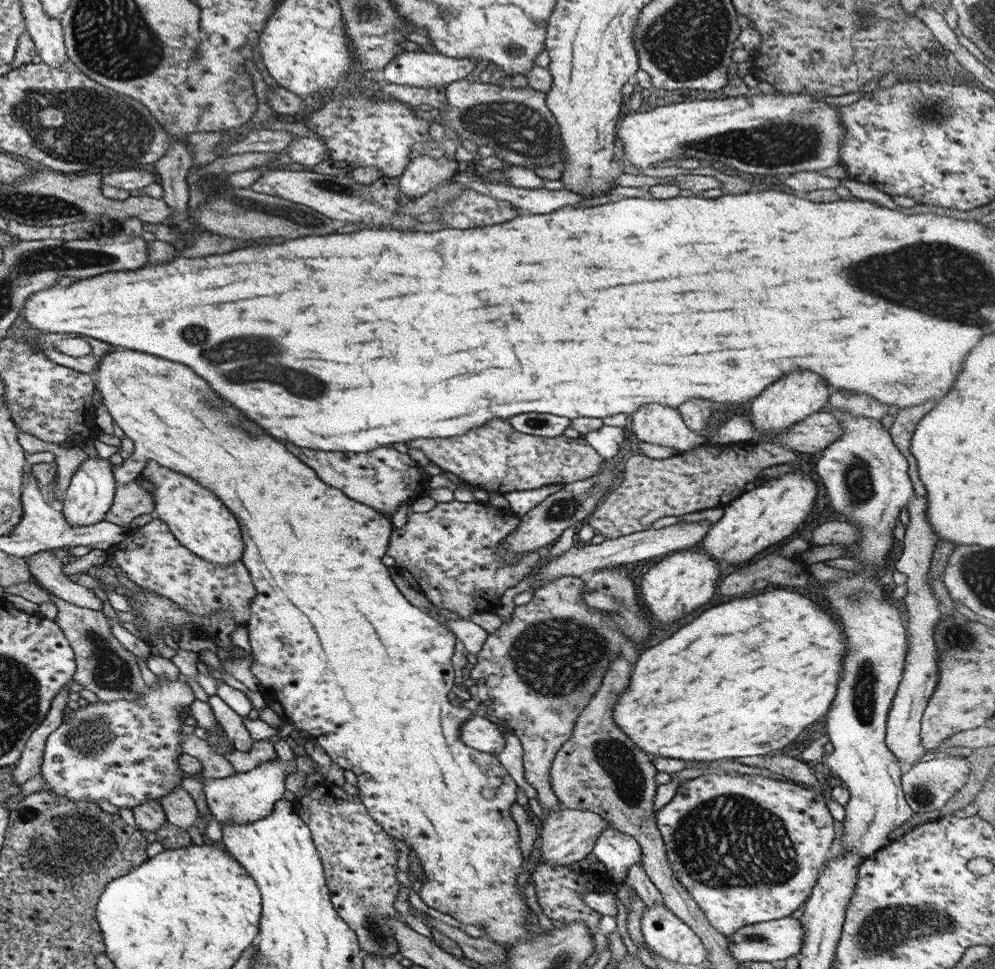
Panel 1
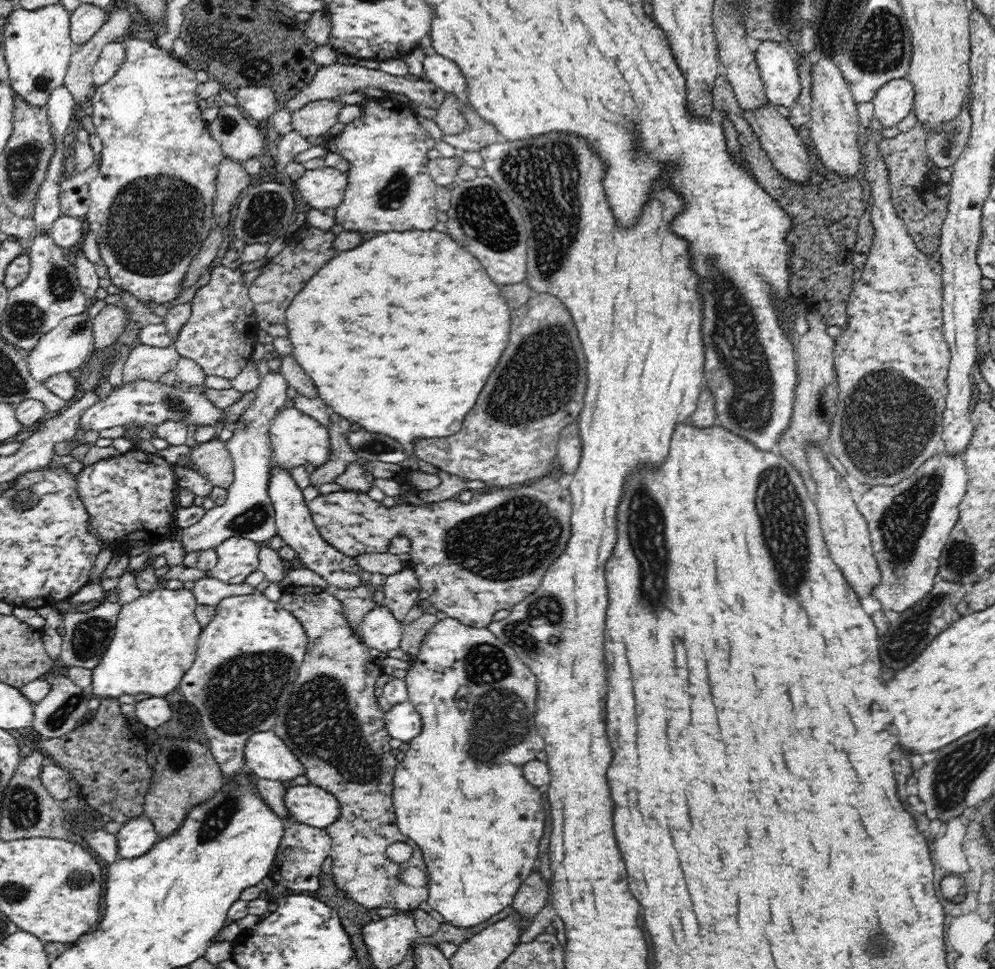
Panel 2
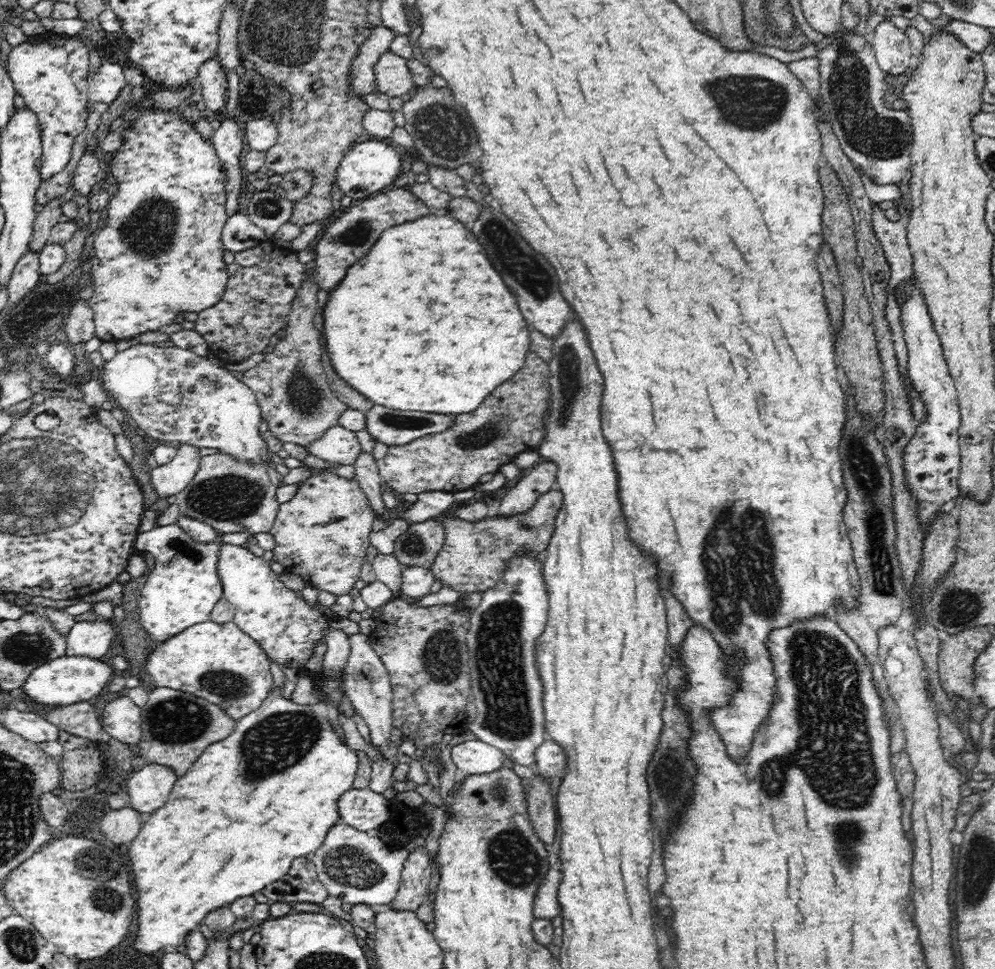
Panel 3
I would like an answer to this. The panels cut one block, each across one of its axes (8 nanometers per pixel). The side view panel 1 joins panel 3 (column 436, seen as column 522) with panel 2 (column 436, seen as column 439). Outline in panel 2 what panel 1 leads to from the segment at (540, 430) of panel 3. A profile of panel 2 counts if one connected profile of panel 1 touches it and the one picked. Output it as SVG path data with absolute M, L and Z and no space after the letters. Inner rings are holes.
M536 294L524 306L512 312L510 344L480 392L478 402L466 414L466 420L462 420L458 432L444 438L414 439L414 457L438 471L469 481L484 481L488 487L511 488L514 484L527 484L545 477L556 457L561 430L577 422L586 385L583 348L566 307L551 294Z

